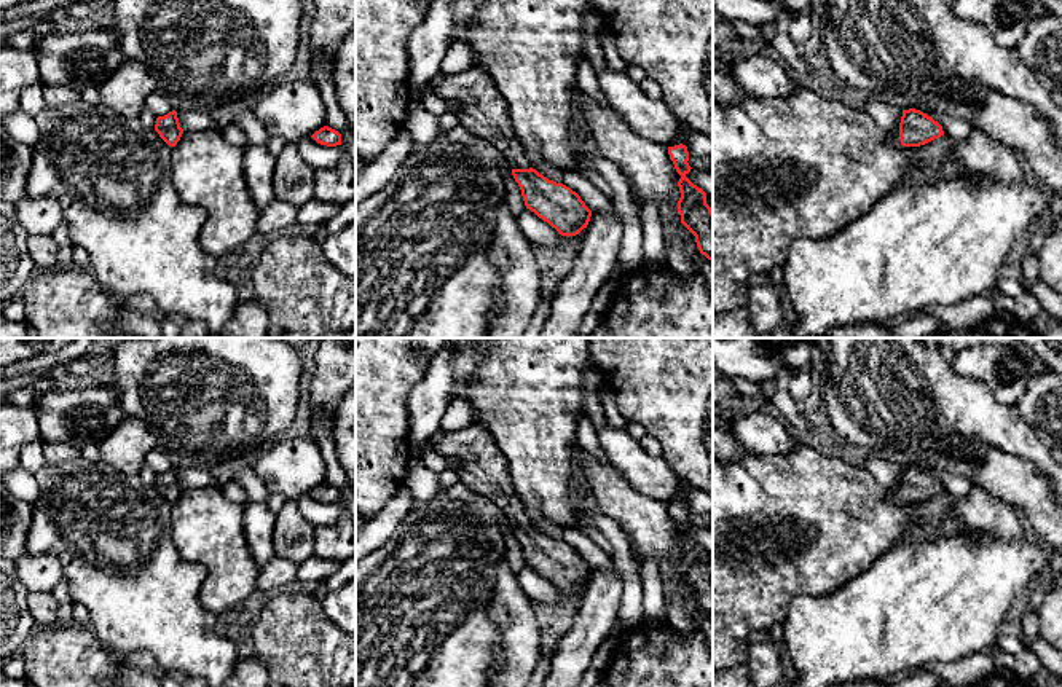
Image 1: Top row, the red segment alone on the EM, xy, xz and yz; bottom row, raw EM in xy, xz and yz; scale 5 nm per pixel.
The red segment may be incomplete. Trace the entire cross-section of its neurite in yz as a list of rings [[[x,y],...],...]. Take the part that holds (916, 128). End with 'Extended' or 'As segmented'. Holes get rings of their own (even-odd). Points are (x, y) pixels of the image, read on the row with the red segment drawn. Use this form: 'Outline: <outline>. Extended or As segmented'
Outline: [[[903,110],[898,128],[887,131],[887,142],[896,148],[920,147],[944,135],[942,126],[920,110]]]. Extended

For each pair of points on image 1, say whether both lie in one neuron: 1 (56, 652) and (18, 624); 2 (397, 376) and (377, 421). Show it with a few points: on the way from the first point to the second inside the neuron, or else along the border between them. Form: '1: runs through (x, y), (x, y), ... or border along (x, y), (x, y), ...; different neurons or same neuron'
1: border along (37, 627), (19, 652); different neurons
2: runs through (386, 388), (377, 397), (377, 410); same neuron

